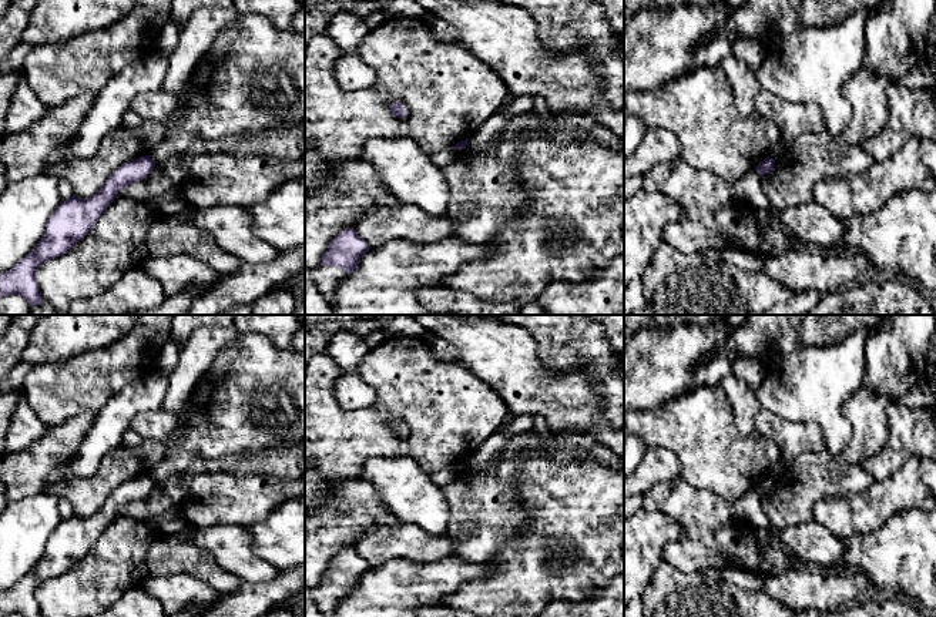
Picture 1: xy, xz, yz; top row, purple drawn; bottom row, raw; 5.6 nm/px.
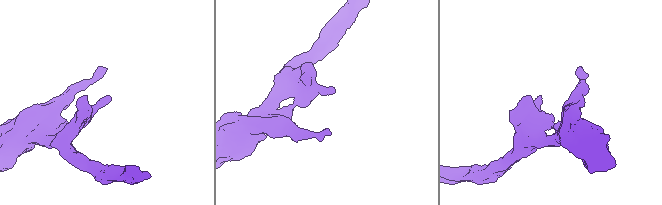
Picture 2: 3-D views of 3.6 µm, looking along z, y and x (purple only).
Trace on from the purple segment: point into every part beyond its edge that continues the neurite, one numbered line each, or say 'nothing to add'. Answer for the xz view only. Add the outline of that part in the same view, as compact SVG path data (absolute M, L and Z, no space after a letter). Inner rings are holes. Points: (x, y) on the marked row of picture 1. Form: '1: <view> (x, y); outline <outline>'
1: xz (326, 278); outline M322 266L311 269L311 276L319 292L329 304L338 299L338 286L345 279L346 272L336 266Z

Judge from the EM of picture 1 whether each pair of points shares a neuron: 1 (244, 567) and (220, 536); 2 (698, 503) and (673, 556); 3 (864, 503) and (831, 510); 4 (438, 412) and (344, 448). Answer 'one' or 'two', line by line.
1: one
2: one
3: one
4: one

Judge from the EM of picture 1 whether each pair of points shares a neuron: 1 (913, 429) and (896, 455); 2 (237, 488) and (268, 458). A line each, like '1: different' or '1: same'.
1: same
2: different

